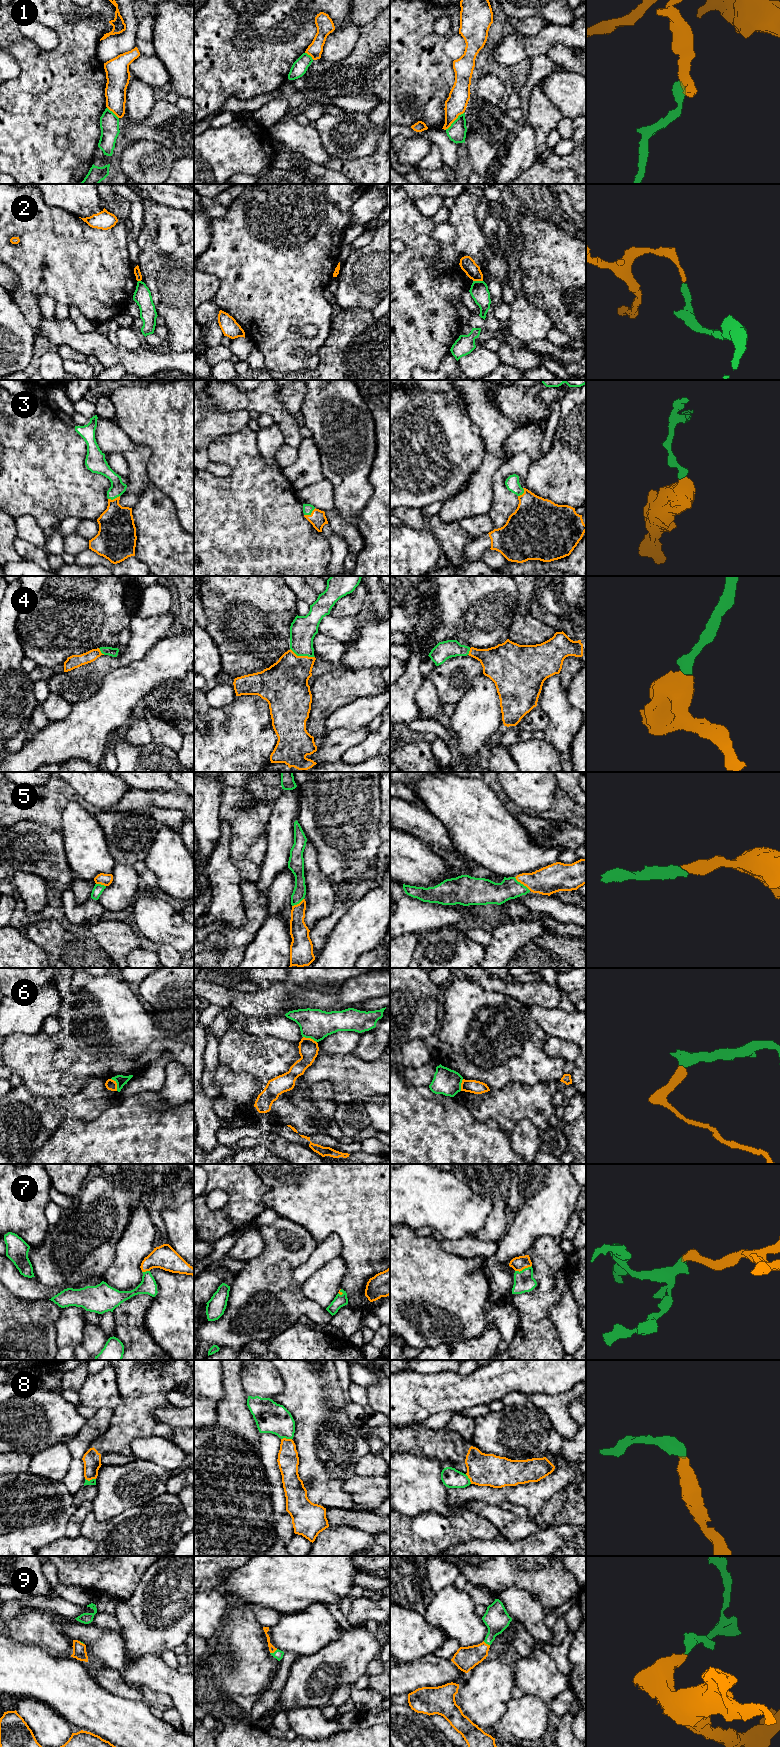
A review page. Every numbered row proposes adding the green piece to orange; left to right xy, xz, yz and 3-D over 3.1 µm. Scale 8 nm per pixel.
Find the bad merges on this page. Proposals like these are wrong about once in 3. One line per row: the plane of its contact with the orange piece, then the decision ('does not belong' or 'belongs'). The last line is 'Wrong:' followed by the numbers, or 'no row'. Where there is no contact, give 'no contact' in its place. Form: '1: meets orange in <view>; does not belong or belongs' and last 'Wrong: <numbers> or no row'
1: meets orange in yz; does not belong
2: meets orange in yz; does not belong
3: meets orange in xz; belongs
4: meets orange in xz; belongs
5: meets orange in yz; belongs
6: meets orange in xy; does not belong
7: meets orange in yz; belongs
8: meets orange in xy; does not belong
9: meets orange in xz; belongs
Wrong: 1, 2, 6, 8

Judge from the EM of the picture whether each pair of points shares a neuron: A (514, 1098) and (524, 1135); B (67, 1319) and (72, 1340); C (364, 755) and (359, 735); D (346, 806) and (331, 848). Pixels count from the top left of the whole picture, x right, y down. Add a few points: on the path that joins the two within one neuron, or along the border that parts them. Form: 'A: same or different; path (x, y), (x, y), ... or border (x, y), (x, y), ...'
A: different; border (539, 1131), (528, 1119), (523, 1118), (509, 1134)
B: same; path (70, 1324), (71, 1335)
C: different; border (368, 732), (342, 755)
D: same; path (342, 816), (341, 838)

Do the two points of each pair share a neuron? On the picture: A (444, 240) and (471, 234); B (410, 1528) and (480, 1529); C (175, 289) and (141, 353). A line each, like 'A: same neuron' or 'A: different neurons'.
A: different neurons
B: same neuron
C: different neurons

